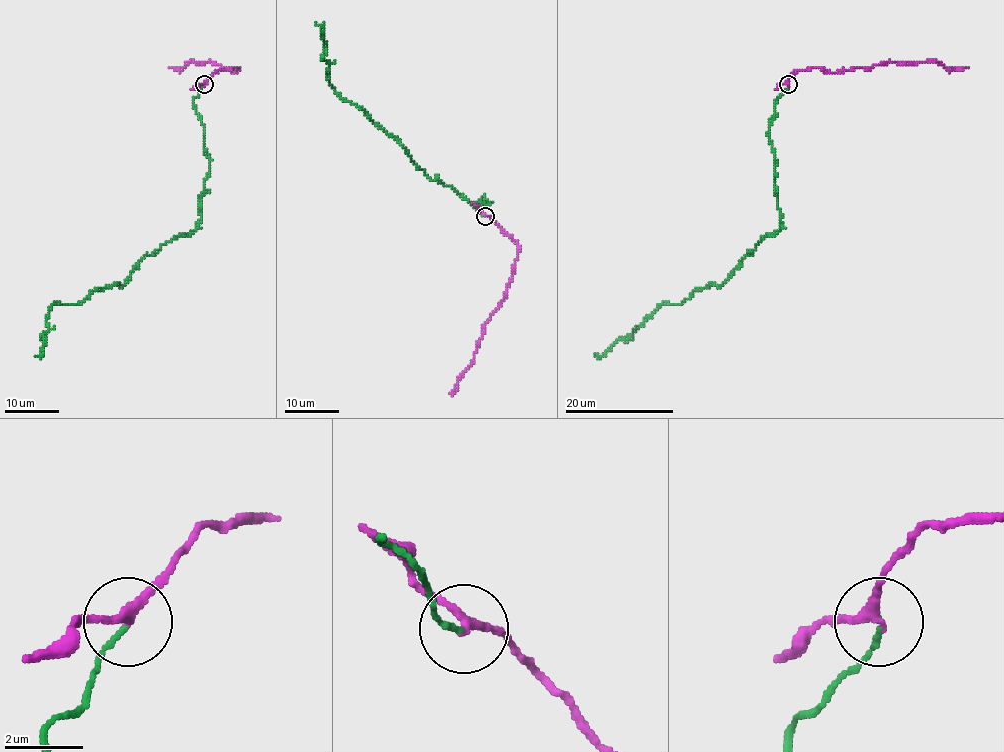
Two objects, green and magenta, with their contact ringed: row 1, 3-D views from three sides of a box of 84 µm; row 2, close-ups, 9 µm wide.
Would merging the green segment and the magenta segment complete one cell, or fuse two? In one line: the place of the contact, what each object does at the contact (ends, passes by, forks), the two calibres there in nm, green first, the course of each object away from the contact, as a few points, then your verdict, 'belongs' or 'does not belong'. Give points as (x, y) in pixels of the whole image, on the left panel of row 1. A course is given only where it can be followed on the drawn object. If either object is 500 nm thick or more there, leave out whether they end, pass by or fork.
at (204, 84); green ends there; magenta passes by; 110 nm thick on the green side, 200 nm on the other; green runs (205, 84), (192, 99), (210, 159), (201, 222), (146, 254), (122, 286), (53, 304), (34, 357); magenta runs (205, 84), (216, 71), (237, 68), (236, 72), (205, 61), (192, 61), (183, 68), (171, 66); does not belong

